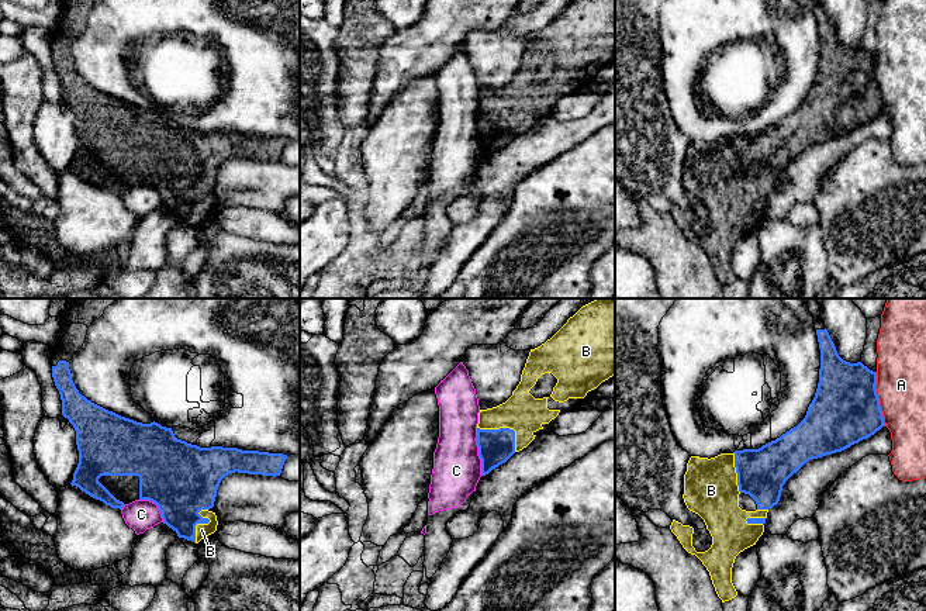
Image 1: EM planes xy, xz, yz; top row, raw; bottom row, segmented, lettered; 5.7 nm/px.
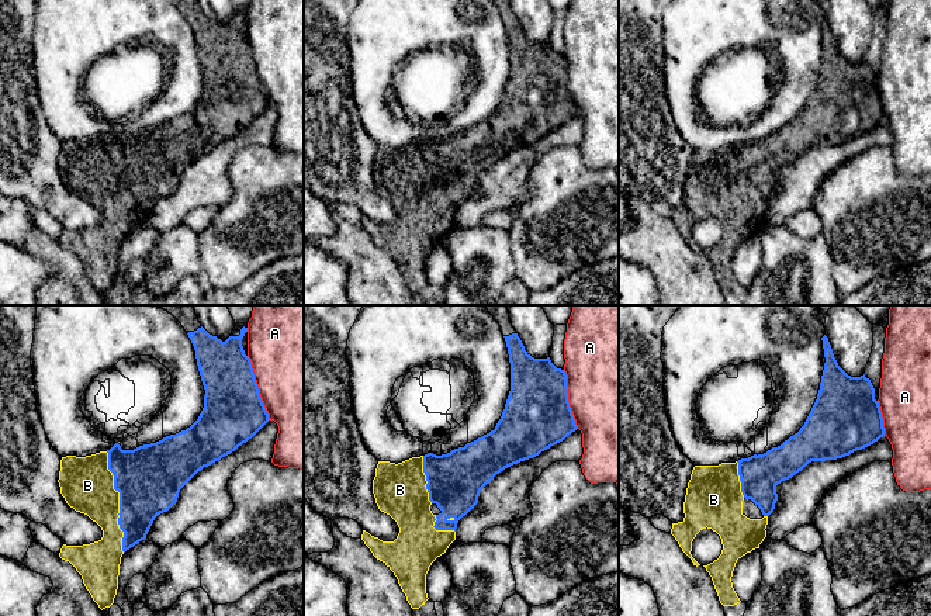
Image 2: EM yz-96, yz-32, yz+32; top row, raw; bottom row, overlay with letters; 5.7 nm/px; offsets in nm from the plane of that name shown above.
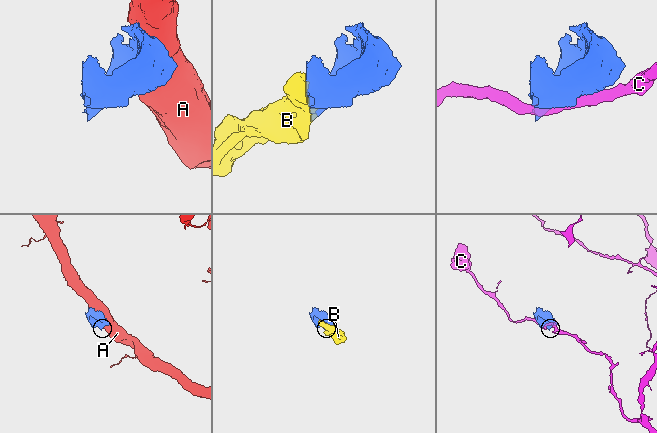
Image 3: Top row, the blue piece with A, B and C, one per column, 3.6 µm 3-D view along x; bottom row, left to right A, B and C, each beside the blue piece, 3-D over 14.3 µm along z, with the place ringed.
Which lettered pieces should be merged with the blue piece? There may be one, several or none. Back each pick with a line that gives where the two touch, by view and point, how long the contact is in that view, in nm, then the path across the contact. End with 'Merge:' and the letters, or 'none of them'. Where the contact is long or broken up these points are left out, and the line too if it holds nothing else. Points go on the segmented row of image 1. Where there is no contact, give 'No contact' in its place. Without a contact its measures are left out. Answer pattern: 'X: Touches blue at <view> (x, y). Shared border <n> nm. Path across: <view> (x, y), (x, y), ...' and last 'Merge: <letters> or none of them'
B: Touches blue at xz (505, 428). Shared border 260 nm
Merge: B

